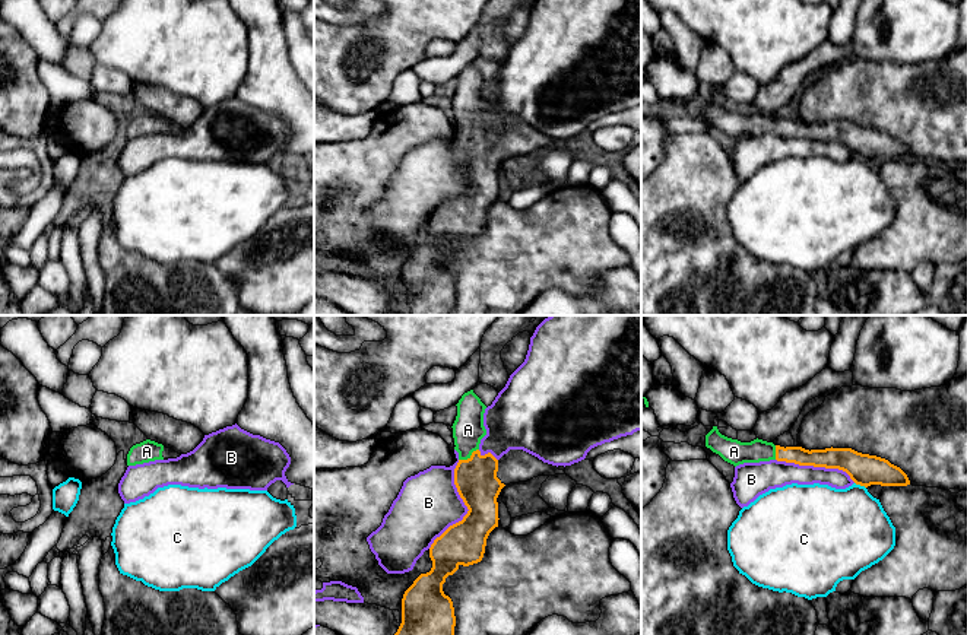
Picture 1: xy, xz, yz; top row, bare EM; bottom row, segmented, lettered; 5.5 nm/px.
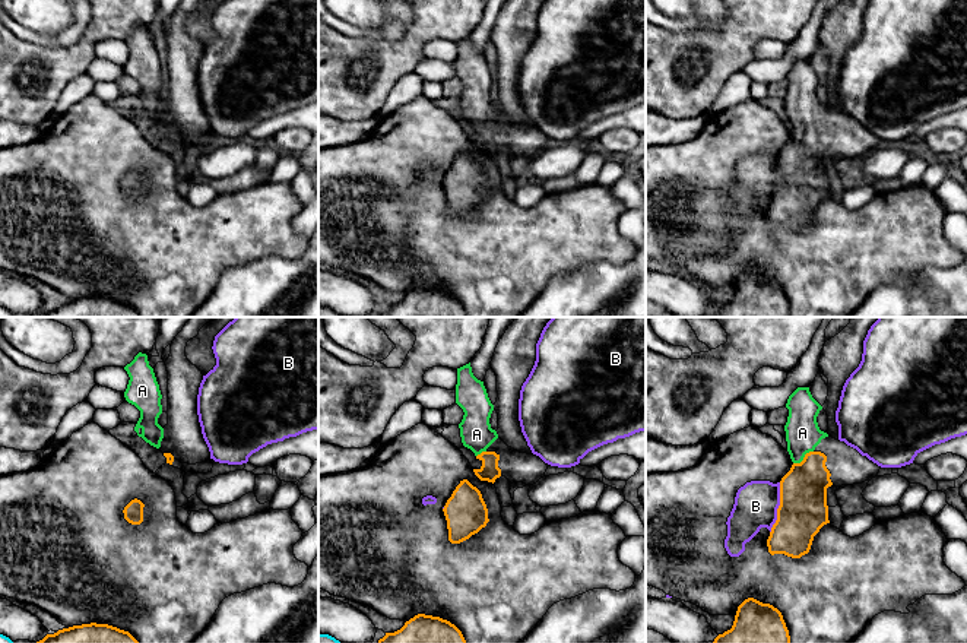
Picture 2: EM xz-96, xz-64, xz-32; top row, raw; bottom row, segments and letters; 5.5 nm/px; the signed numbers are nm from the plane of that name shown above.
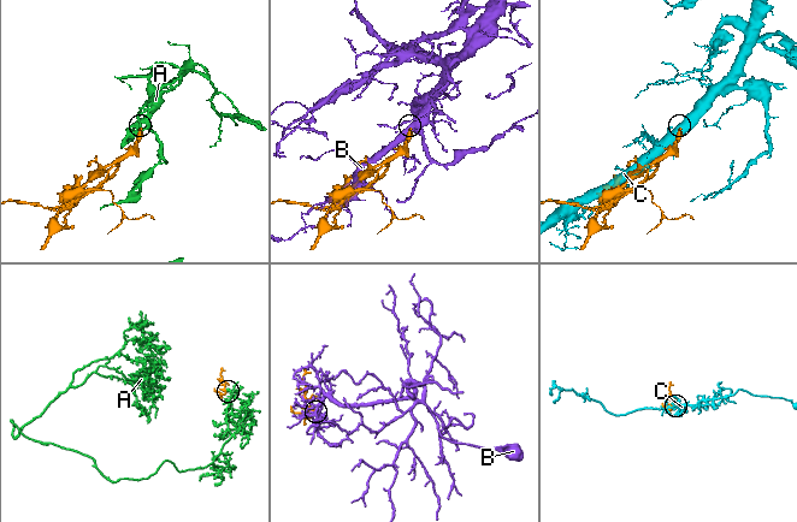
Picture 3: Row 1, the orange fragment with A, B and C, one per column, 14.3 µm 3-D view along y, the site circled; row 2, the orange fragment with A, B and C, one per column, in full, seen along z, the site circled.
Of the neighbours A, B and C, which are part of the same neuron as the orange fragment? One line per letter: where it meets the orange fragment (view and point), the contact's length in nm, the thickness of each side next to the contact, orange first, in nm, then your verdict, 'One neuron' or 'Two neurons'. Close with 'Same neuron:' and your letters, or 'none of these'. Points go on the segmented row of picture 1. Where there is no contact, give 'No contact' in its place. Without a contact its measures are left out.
A: Touches orange at xz (468, 459). Shared border 130 nm. Thickness 240 nm (orange) against 180 nm. One neuron
B: Touches orange at xz (466, 505). Shared border 500 nm. Thickness 240 nm (orange) against 340 nm. Two neurons
C: Touches orange at yz (861, 485). Shared border 70 nm. Thickness 170 nm (orange) against 440 nm. Two neurons
Same neuron: A

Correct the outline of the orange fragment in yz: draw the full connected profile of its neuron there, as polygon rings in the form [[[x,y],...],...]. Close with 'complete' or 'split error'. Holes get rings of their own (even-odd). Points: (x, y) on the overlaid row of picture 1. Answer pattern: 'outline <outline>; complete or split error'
outline [[[717,426],[706,435],[706,447],[735,467],[744,463],[786,461],[799,466],[838,469],[860,486],[907,486],[907,474],[888,460],[862,454],[852,448],[805,450],[802,447],[780,447],[762,439],[741,442],[722,435]]]; split error

